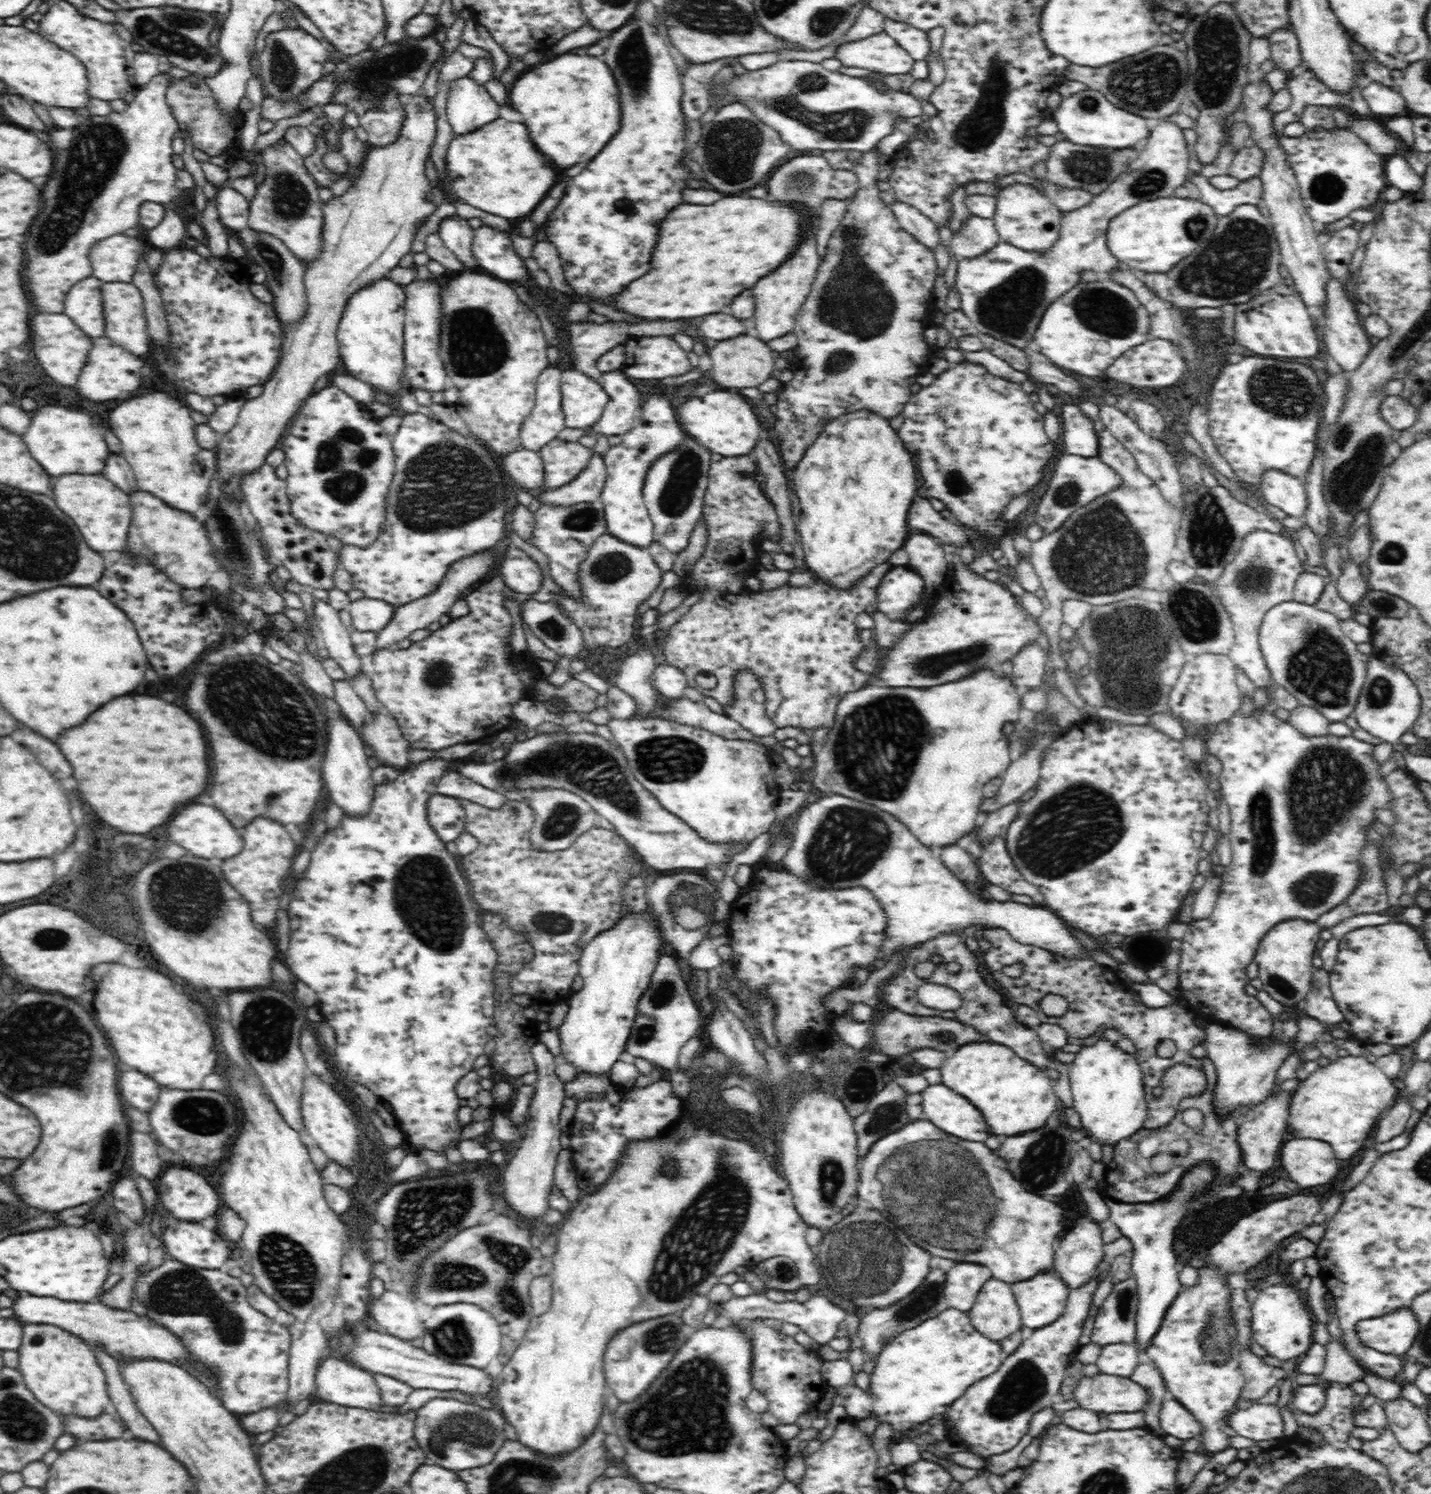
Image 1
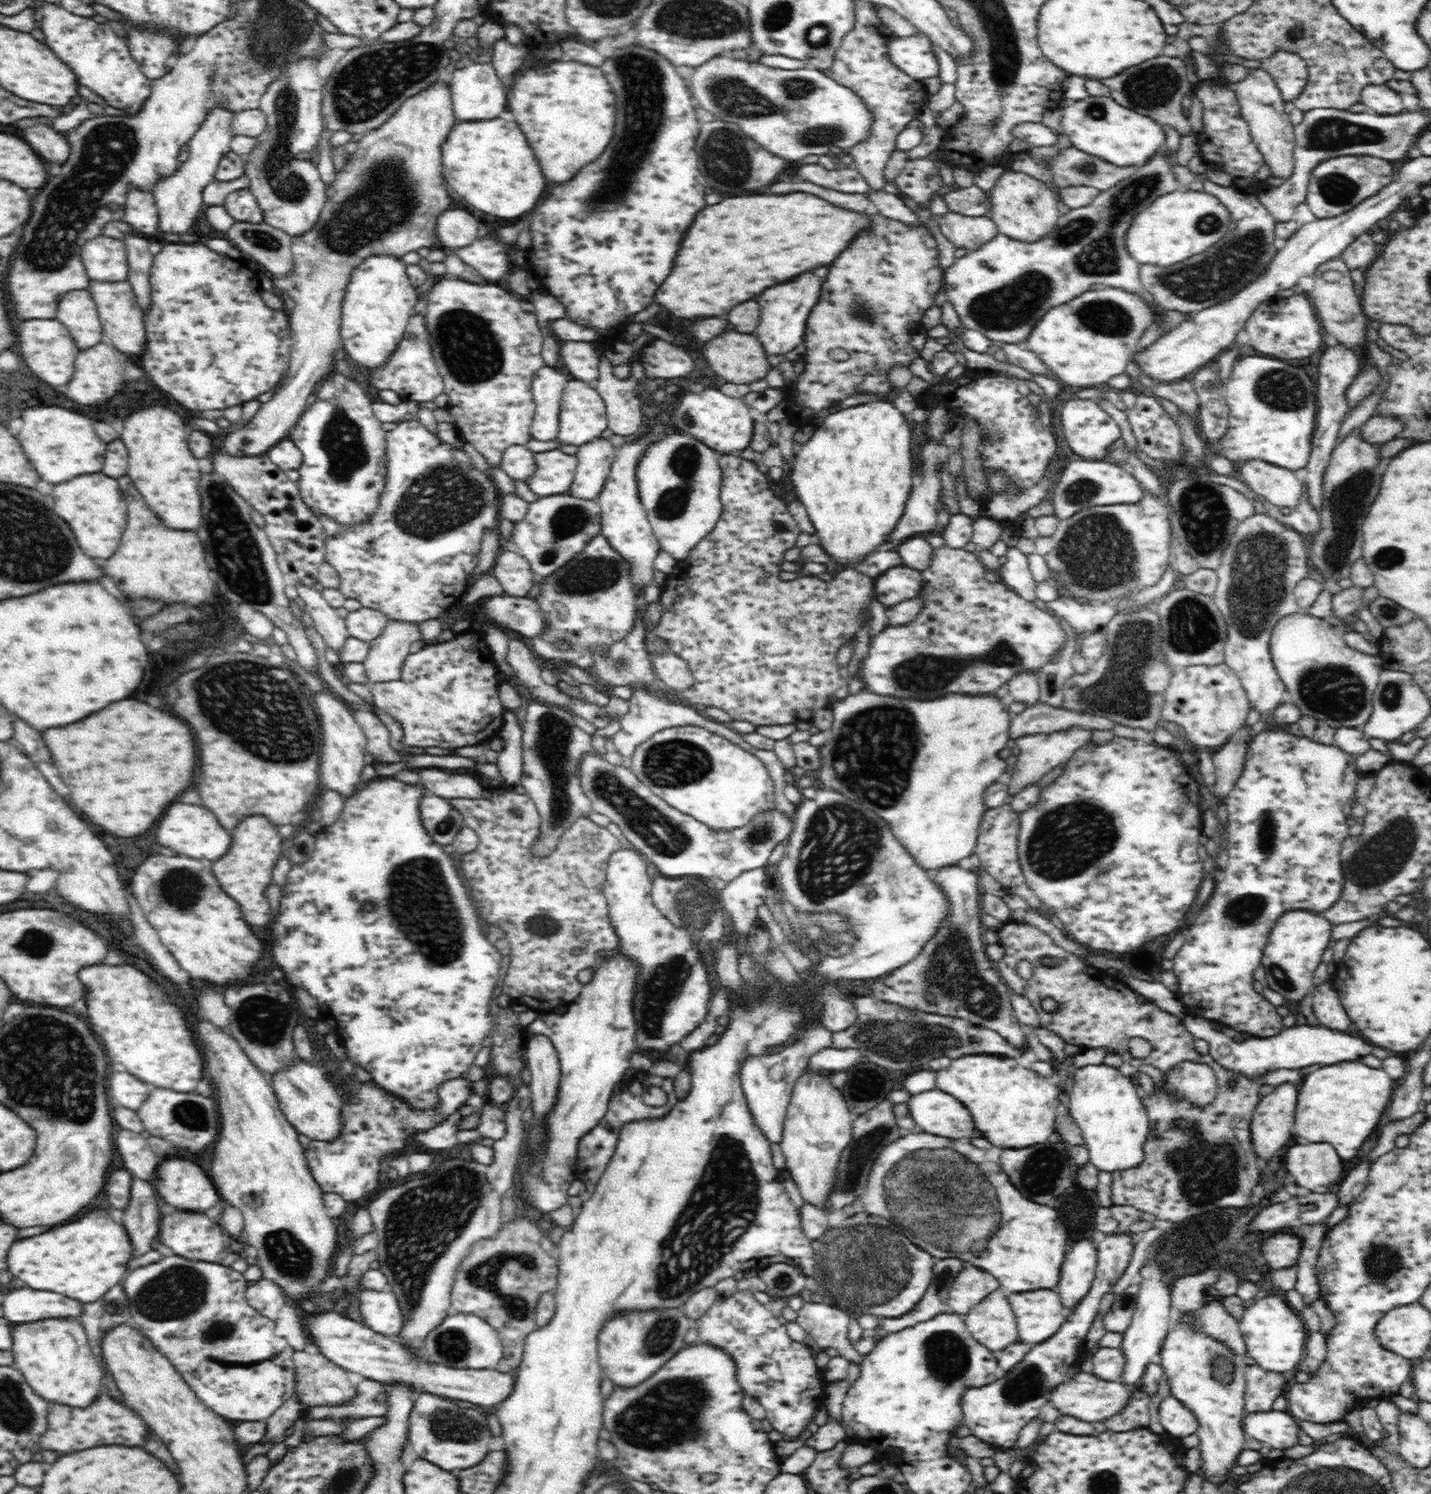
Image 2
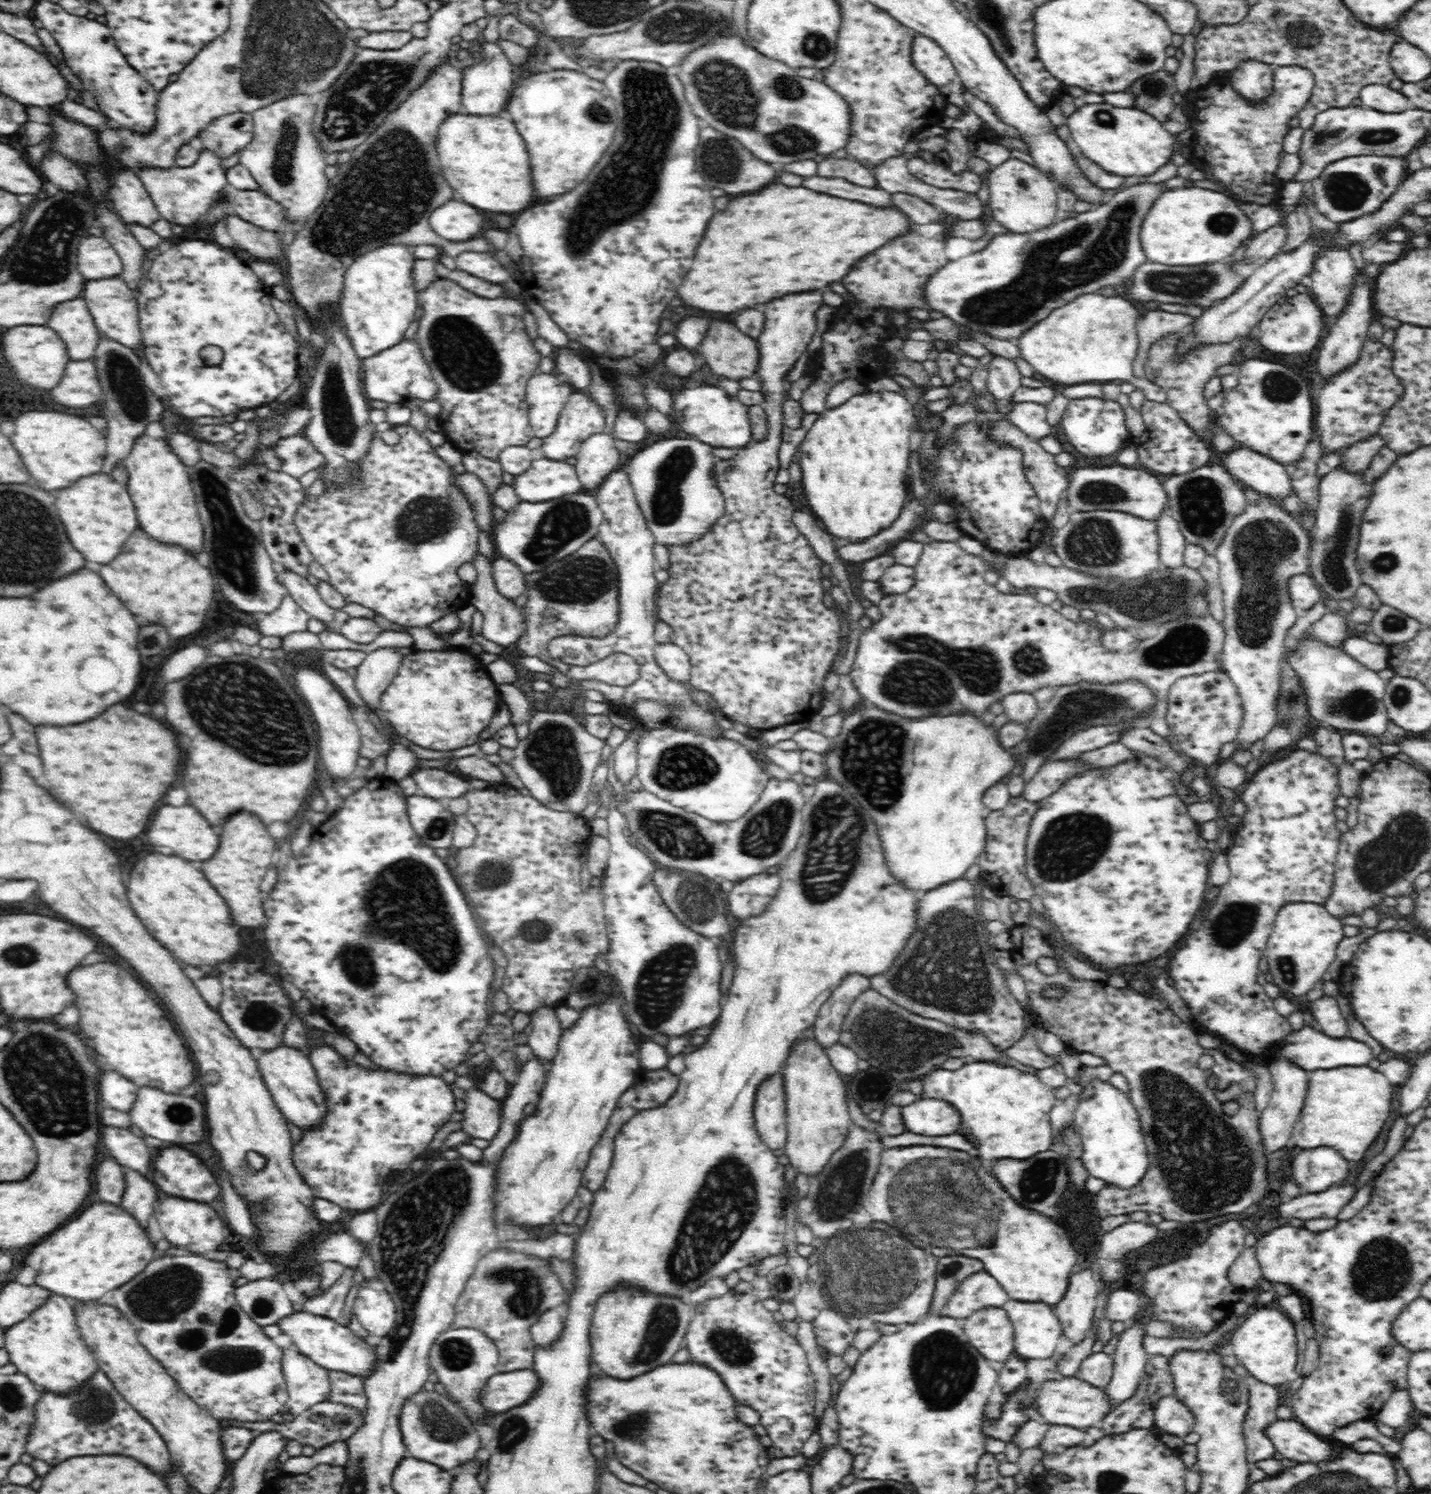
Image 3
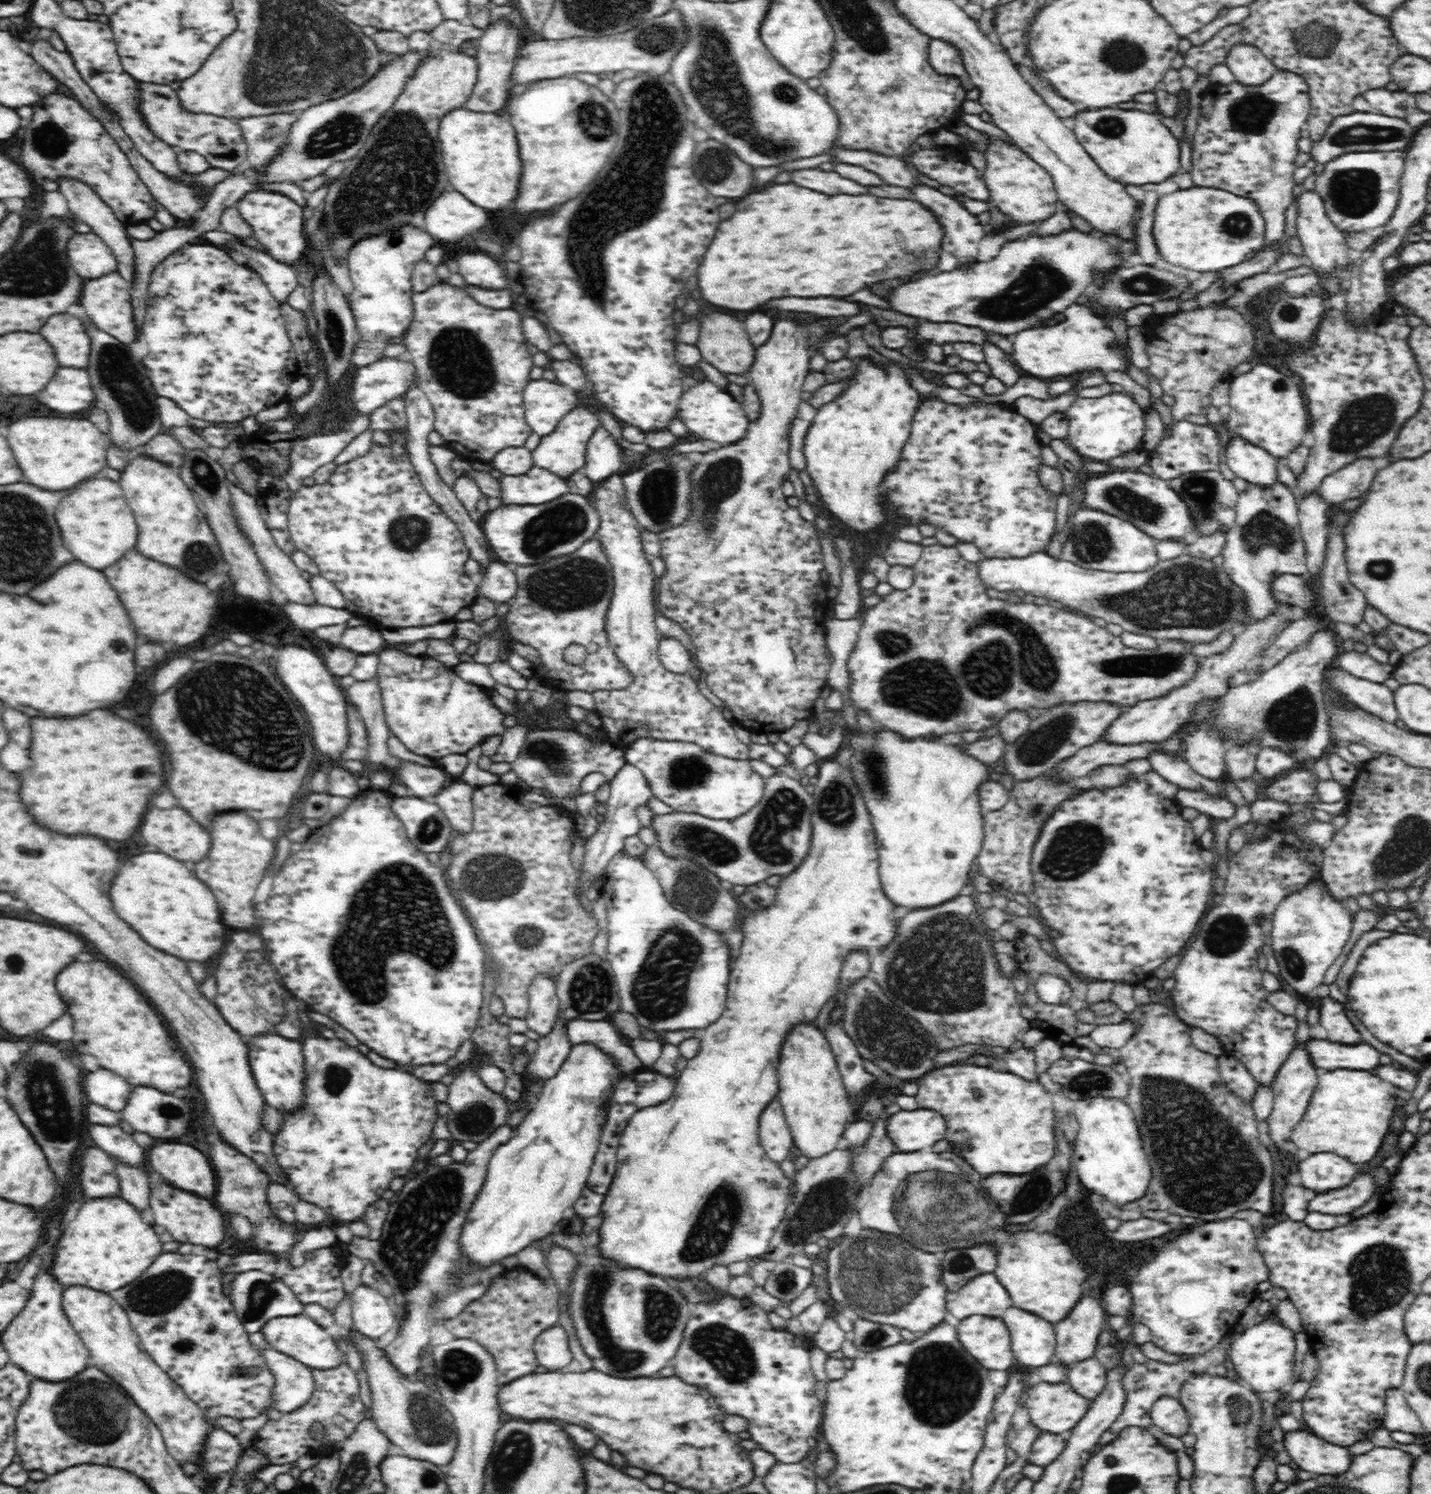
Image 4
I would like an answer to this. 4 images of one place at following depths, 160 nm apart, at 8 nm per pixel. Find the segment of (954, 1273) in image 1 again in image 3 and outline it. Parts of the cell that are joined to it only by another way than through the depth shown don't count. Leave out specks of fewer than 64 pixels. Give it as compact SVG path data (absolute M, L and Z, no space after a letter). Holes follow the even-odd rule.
M978 1271L958 1286L948 1303L930 1314L963 1320L982 1308L1003 1308L1009 1300L1004 1288L988 1271Z

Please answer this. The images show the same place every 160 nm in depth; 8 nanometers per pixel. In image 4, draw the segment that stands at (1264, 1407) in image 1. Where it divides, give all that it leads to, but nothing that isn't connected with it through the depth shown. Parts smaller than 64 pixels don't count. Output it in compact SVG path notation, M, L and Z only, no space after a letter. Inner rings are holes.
M1302 1427L1284 1433L1284 1448L1304 1472L1318 1476L1340 1476L1350 1470L1352 1458L1348 1448L1326 1444Z

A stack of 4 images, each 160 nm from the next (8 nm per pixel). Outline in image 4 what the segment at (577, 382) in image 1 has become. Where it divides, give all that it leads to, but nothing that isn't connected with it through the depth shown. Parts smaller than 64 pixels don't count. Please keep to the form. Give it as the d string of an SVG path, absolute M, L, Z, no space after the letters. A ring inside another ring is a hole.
M585 407L575 408L574 411L568 412L566 416L558 423L558 426L546 436L542 437L540 444L531 452L533 466L543 468L551 472L560 479L565 479L571 483L570 476L578 470L584 468L586 464L586 450L590 437L594 434L600 421L596 413L590 412Z

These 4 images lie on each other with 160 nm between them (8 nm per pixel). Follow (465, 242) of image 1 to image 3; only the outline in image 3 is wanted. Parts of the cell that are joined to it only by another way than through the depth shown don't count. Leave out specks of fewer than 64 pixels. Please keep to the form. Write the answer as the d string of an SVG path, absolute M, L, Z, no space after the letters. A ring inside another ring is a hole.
M448 200L440 208L432 210L429 222L432 230L440 238L452 242L464 242L482 230L484 216L480 210L472 208L466 202Z

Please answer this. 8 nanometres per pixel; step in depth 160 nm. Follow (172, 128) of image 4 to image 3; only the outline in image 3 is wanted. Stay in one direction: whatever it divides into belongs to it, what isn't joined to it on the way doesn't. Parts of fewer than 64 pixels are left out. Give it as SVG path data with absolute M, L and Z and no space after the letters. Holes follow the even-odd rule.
M243 112L219 116L197 134L195 143L218 159L232 158L252 140L252 117Z

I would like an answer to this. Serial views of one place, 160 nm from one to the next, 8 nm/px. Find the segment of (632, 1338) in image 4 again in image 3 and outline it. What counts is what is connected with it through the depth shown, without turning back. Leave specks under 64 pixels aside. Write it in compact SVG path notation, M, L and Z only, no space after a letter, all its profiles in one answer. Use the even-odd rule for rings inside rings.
M616 1285L609 1292L601 1293L593 1308L590 1328L588 1329L592 1362L596 1362L598 1368L606 1375L617 1379L631 1379L634 1376L644 1374L644 1372L650 1372L652 1368L666 1366L670 1362L670 1358L673 1358L682 1348L682 1340L686 1336L686 1330L692 1315L691 1305L684 1304L676 1296L646 1292L646 1289L636 1288L636 1285Z

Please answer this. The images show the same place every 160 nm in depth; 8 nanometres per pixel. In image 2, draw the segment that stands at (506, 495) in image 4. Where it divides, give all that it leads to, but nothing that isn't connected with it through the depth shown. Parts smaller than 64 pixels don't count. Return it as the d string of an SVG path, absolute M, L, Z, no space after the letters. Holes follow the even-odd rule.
M560 449L535 453L534 472L525 480L532 494L540 498L566 495L574 482L577 458Z

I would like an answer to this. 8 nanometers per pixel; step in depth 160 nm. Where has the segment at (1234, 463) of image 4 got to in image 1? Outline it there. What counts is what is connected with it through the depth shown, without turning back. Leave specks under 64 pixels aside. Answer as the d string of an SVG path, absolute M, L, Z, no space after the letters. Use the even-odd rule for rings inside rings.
M1276 469L1265 470L1259 476L1262 496L1270 505L1276 506L1286 514L1302 517L1307 507L1307 498L1303 481Z

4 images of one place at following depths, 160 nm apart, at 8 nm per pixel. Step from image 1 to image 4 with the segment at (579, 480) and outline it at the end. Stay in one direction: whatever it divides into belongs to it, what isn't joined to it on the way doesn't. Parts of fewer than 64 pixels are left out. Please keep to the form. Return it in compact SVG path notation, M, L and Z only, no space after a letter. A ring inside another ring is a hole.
M598 425L586 450L586 476L592 482L596 482L622 473L622 460L622 447L603 425Z

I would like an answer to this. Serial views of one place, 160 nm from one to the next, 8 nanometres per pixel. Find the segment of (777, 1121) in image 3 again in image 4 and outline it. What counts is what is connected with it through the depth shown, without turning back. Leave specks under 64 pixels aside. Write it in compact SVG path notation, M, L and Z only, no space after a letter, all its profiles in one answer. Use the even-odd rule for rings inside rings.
M777 1099L764 1109L759 1122L759 1139L767 1157L776 1163L784 1162L794 1148L790 1125Z

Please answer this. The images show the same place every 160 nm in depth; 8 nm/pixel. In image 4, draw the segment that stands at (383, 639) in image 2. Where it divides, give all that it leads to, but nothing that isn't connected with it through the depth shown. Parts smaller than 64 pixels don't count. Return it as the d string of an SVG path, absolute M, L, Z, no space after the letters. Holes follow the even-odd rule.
M376 678L366 682L358 682L344 690L346 701L356 707L365 724L368 734L368 748L366 748L366 762L368 764L381 764L395 767L394 764L402 762L390 755L388 748L389 738L392 736L385 721L381 690Z

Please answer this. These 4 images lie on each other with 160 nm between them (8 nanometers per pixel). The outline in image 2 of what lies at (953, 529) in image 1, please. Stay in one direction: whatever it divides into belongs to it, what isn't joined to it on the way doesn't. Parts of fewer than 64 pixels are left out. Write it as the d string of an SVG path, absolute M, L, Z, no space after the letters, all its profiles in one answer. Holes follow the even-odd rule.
M930 440L922 446L919 456L921 466L919 479L915 480L913 489L910 491L908 500L906 500L904 514L896 524L896 530L886 538L878 548L878 551L892 551L902 542L912 538L918 533L928 532L930 534L938 533L942 528L938 526L936 512L938 512L938 504L940 504L940 496L942 496L942 470L950 460L950 448L940 440Z

